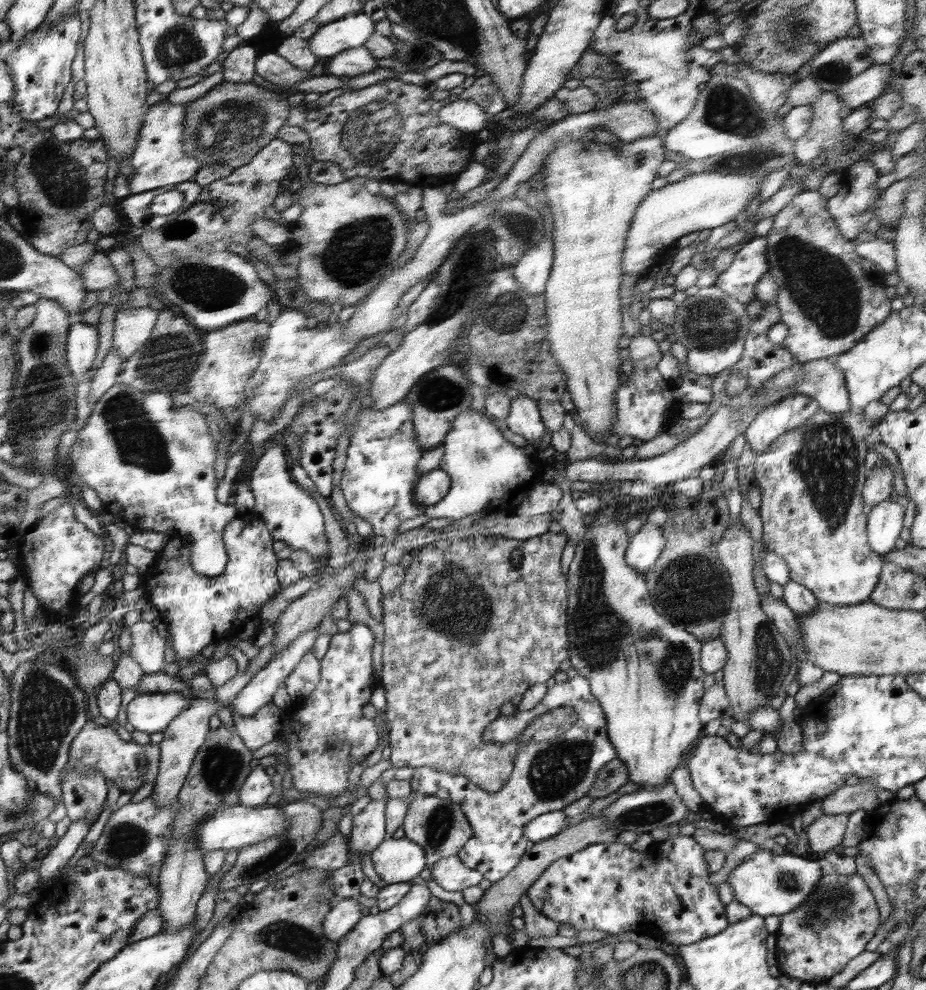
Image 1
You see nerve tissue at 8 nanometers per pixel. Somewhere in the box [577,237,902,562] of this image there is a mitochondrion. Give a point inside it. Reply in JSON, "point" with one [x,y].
{"point":[825,458]}

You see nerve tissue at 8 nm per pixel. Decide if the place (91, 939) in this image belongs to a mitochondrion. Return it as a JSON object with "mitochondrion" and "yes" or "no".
{"mitochondrion":"no"}

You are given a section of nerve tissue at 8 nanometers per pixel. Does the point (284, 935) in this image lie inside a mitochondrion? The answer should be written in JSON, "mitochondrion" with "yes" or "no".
{"mitochondrion":"yes"}

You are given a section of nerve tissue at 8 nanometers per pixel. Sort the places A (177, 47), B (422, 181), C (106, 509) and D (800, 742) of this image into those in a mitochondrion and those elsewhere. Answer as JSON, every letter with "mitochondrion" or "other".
{"A":"mitochondrion","B":"other","C":"other","D":"other"}

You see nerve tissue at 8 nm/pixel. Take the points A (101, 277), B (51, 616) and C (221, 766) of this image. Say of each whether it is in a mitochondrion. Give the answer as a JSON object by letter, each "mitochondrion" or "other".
{"A":"other","B":"other","C":"mitochondrion"}

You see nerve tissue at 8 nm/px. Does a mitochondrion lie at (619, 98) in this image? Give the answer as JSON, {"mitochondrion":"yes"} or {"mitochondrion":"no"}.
{"mitochondrion":"no"}

